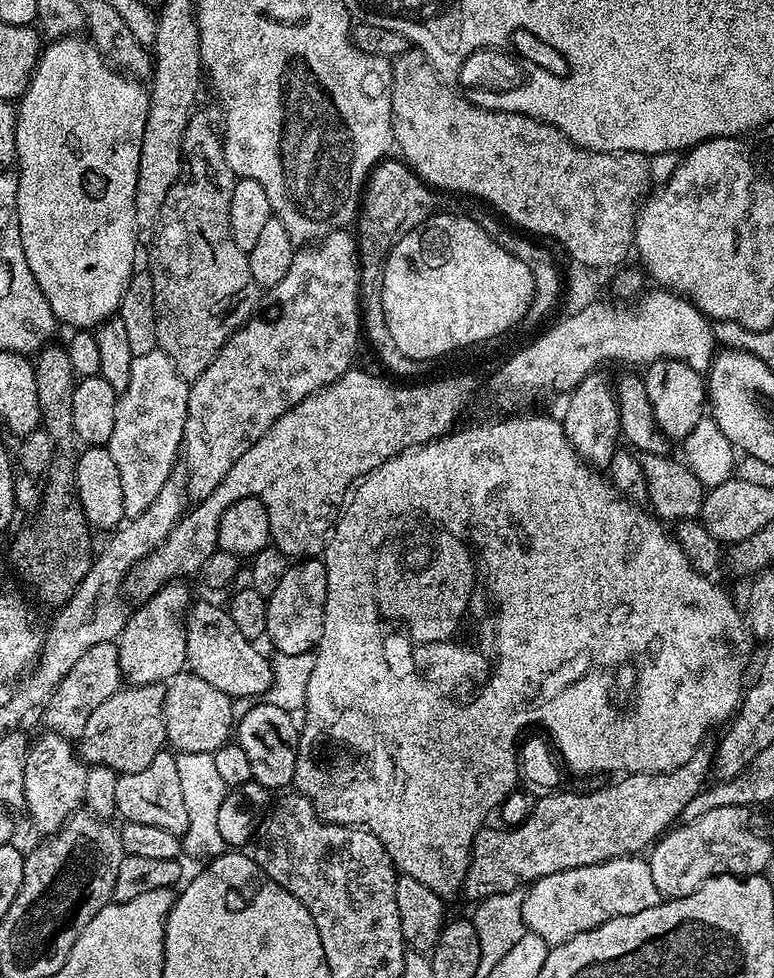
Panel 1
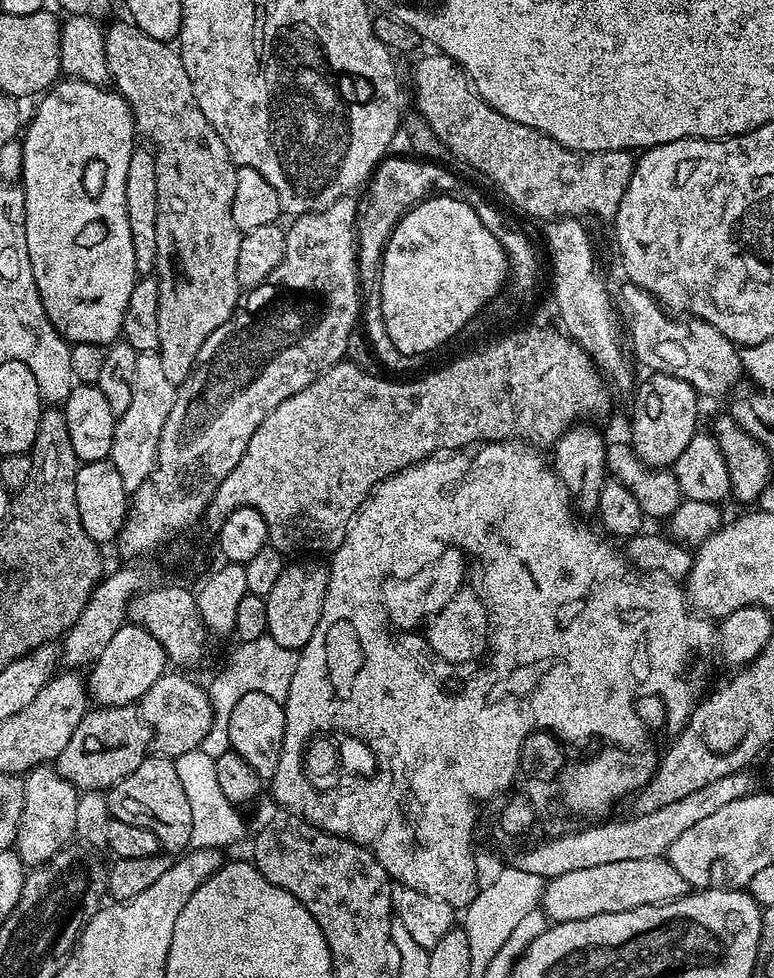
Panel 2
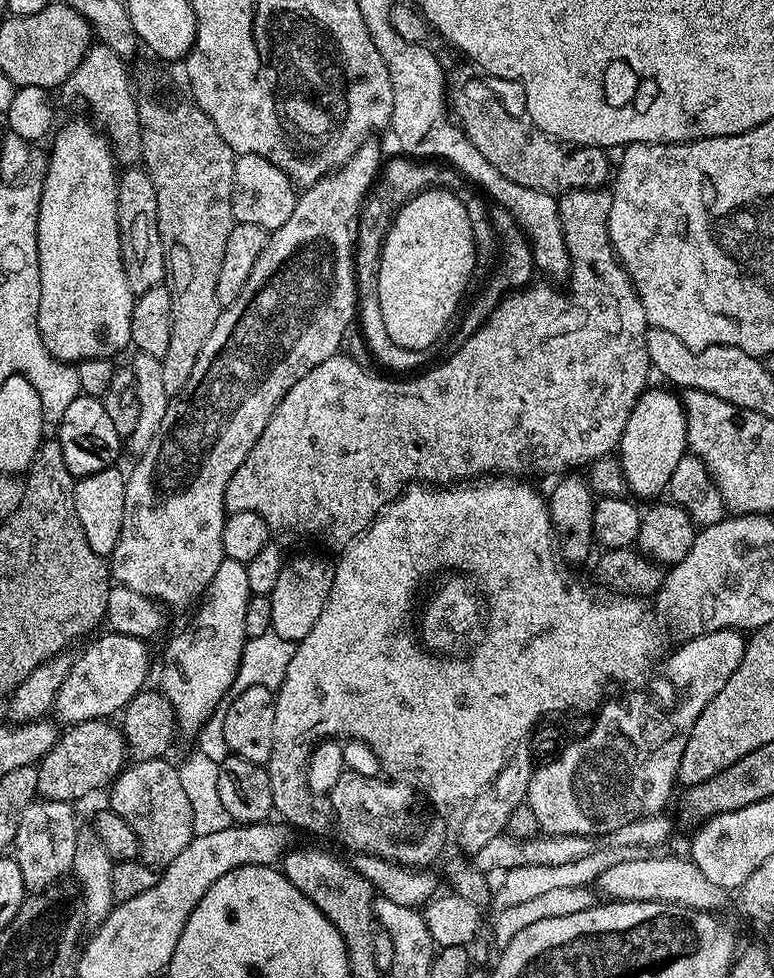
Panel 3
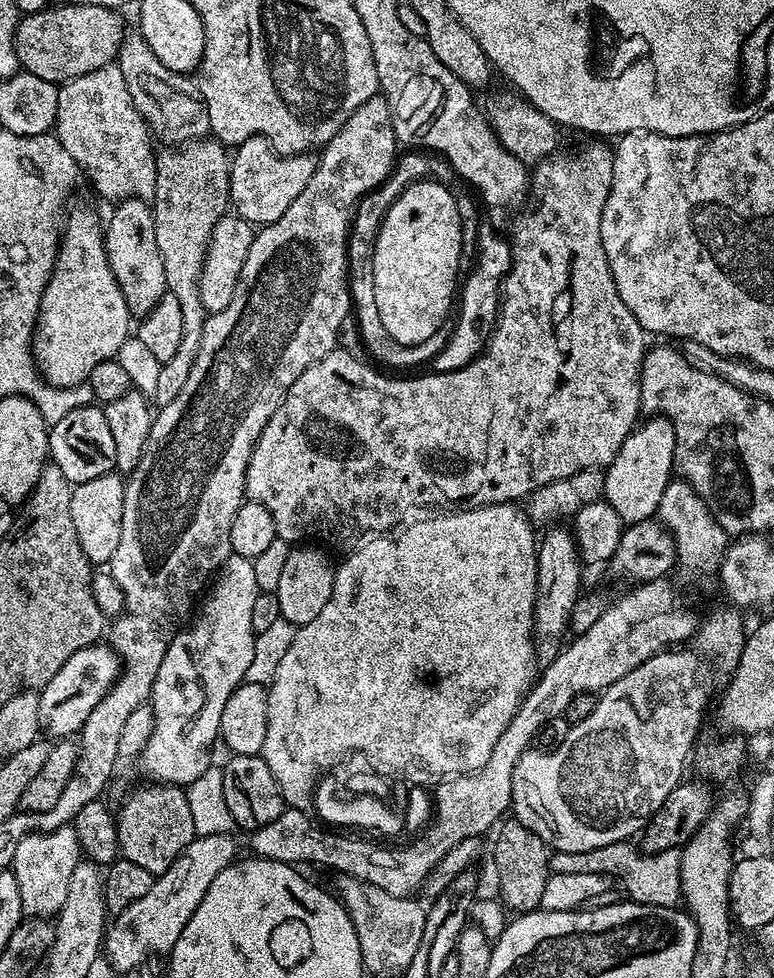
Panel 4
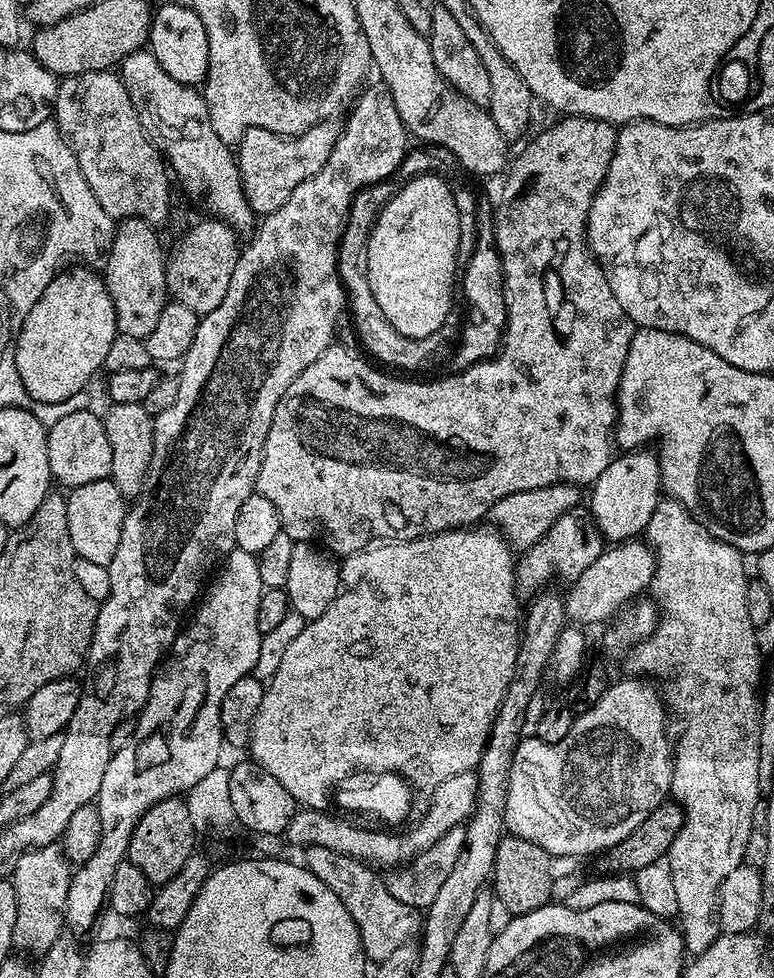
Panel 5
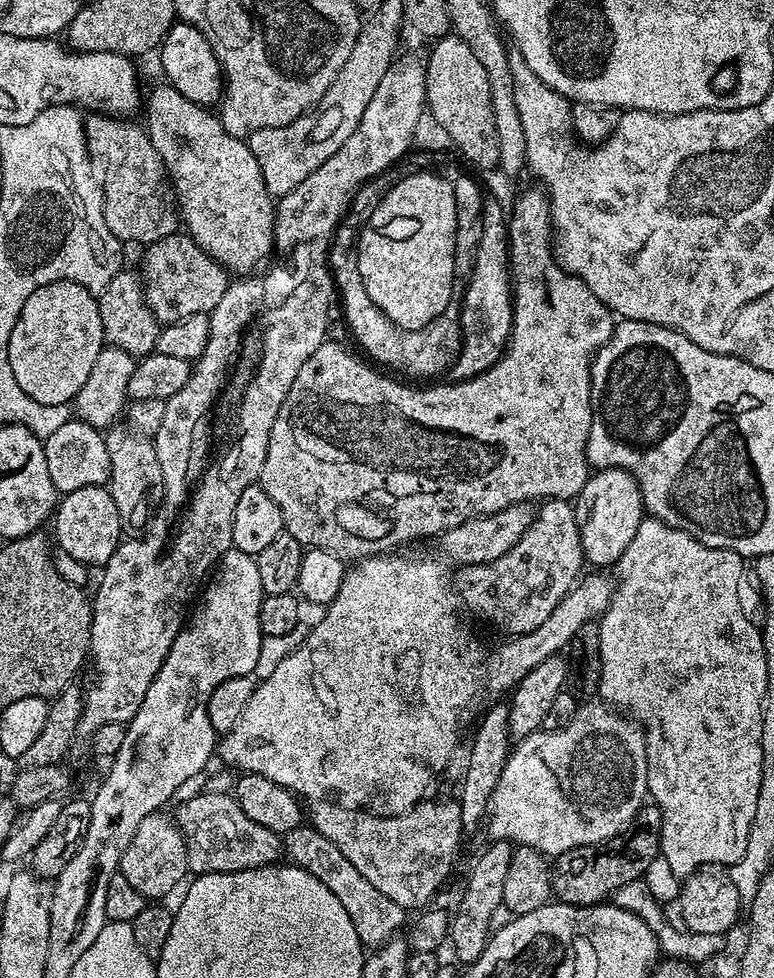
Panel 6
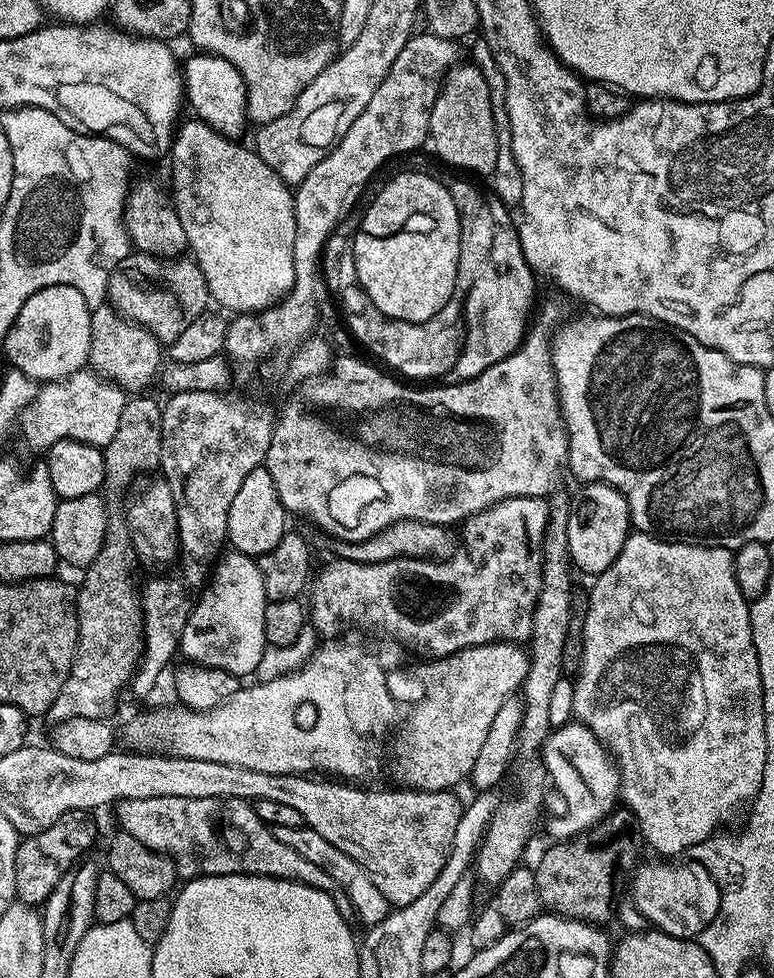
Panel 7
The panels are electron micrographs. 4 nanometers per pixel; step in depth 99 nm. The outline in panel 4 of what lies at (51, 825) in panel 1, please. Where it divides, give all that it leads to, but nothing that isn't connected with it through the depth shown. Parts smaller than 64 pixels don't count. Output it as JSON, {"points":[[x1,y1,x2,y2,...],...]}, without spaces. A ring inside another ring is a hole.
{"points":[[75,827,59,828,53,832,30,832,18,850,10,871,18,878,18,894,22,898,22,913,28,918,55,918,66,902,66,890,70,890,70,878,74,866,82,859,82,849,76,838]]}

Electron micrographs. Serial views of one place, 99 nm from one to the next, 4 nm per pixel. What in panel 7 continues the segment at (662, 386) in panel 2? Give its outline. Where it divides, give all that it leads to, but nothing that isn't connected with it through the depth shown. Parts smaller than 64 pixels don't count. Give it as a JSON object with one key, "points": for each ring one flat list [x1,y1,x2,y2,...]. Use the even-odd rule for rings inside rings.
{"points":[[584,484,580,486,576,496,574,492,568,505,568,553,573,565,579,571,581,568,584,572,592,572,591,574,606,571,614,562,614,558,618,558,624,543,628,541,631,528,632,519,626,506,626,500,622,498,622,494,618,490,614,490,614,486,609,484]]}

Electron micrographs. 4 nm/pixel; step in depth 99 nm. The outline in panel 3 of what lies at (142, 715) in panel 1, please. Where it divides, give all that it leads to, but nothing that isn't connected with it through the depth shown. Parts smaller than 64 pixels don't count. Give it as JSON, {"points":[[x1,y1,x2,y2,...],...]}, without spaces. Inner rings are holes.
{"points":[[111,719,83,720,81,724,71,725,59,733,56,745,42,757,38,765,38,793,46,800,66,800,77,802,83,796,96,792,100,787,111,785,112,781,124,771,129,759,128,743,123,731,112,725]]}

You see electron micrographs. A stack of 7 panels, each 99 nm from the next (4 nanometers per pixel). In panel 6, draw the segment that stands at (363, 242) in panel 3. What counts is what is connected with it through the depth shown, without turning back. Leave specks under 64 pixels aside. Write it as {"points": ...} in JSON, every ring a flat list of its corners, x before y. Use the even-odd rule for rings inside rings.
{"points":[[355,214,345,216,342,223,336,227,332,245,328,248,328,271,332,273,332,282,338,293,338,308,344,311,344,320,348,323,353,338,360,343,359,351,369,361,377,365,385,364,388,368,397,368,408,376,432,376,440,371,443,373,460,353,459,303,448,304,442,315,430,321,428,327,422,330,404,332,394,326,394,322,390,322,390,318,386,318,386,314,378,310,370,294,366,294,366,286,362,286,362,274,358,274,358,229,361,224,361,217,358,218]]}

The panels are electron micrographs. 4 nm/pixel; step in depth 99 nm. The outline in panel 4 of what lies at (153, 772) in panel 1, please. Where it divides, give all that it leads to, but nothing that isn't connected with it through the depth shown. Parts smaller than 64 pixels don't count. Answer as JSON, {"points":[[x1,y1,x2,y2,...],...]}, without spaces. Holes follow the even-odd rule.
{"points":[[155,782,145,783,145,788,140,788,124,805,121,806,120,812,116,816,116,829,118,830,118,842,120,843,120,856,123,859,135,862,145,870,150,870,153,878,160,876,190,846,190,842,196,839,194,830,194,818,190,815,190,802,188,793,183,787,175,784,157,784]]}

